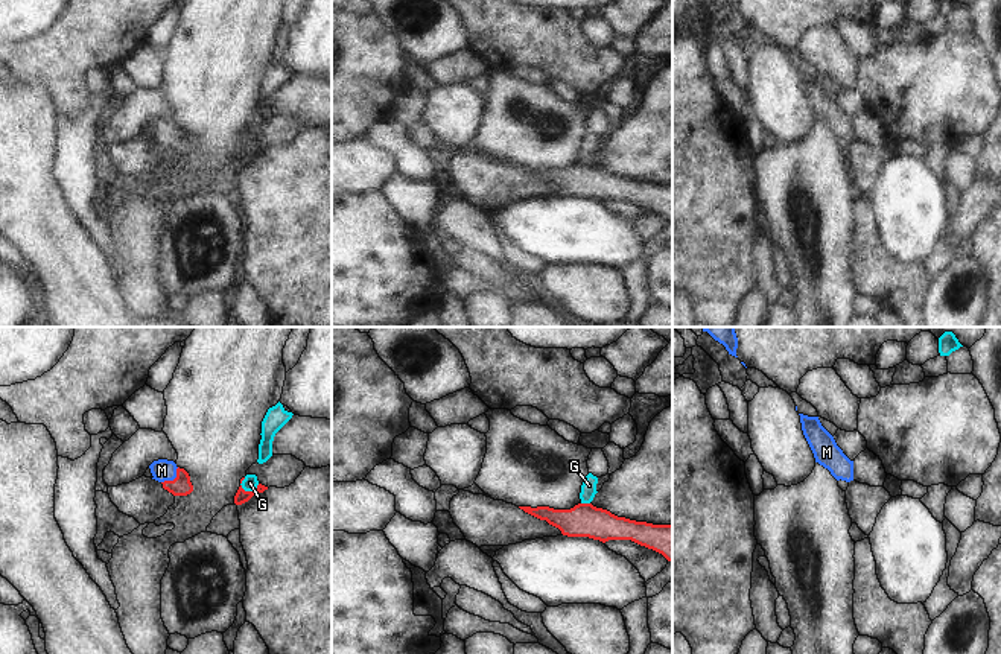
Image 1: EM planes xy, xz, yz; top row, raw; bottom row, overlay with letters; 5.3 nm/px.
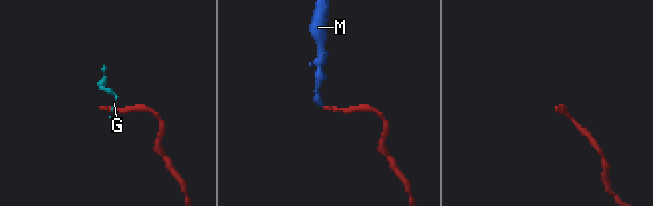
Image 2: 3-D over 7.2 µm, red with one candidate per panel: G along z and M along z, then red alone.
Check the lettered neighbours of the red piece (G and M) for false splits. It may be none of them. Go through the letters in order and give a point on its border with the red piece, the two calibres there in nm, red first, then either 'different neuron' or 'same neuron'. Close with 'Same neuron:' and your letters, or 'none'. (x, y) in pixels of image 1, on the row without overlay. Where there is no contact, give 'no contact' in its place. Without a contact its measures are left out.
G: xy (248, 151) | 70/80 nm | different neuron
M: xy (174, 139) | 110/120 nm | same neuron
Same neuron: M

